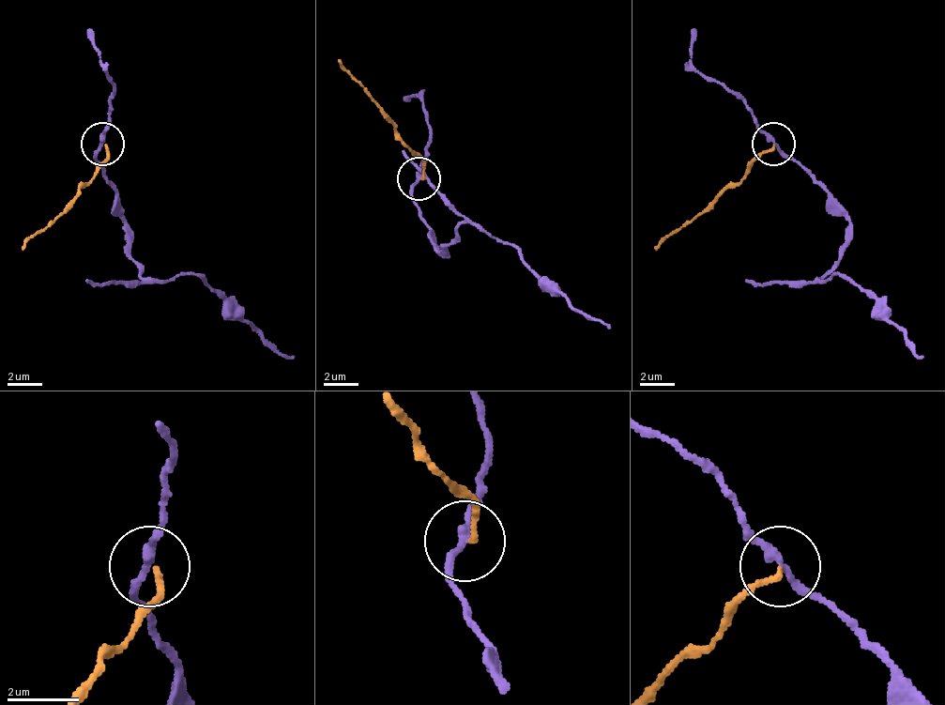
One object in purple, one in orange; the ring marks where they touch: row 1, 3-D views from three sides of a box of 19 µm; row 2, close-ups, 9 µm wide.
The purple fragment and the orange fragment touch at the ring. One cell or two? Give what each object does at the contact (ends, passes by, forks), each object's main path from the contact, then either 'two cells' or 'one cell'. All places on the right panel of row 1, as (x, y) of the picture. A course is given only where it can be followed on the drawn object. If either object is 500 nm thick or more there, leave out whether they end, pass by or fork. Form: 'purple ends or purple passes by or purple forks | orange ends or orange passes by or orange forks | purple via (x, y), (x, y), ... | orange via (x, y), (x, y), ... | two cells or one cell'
purple passes by | orange ends | purple via (772, 143), (794, 160), (846, 221), (842, 255), (815, 282), (842, 273), (906, 338), (920, 360) | orange via (772, 143), (738, 182), (721, 191), (655, 252) | two cells

